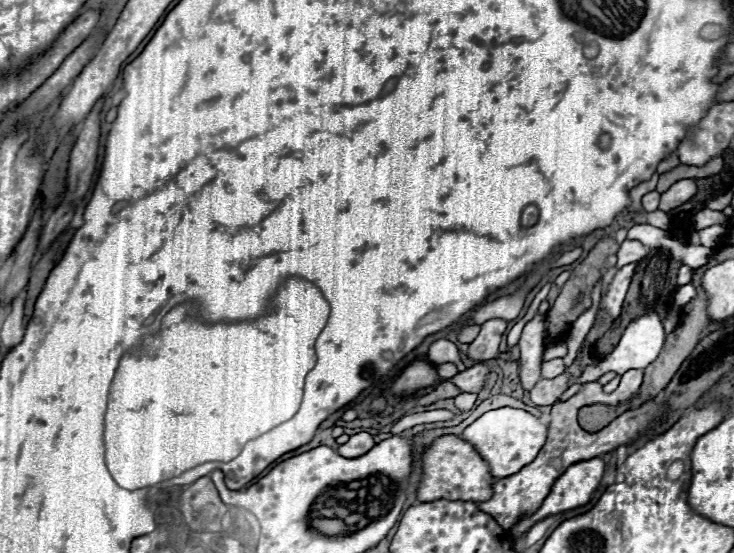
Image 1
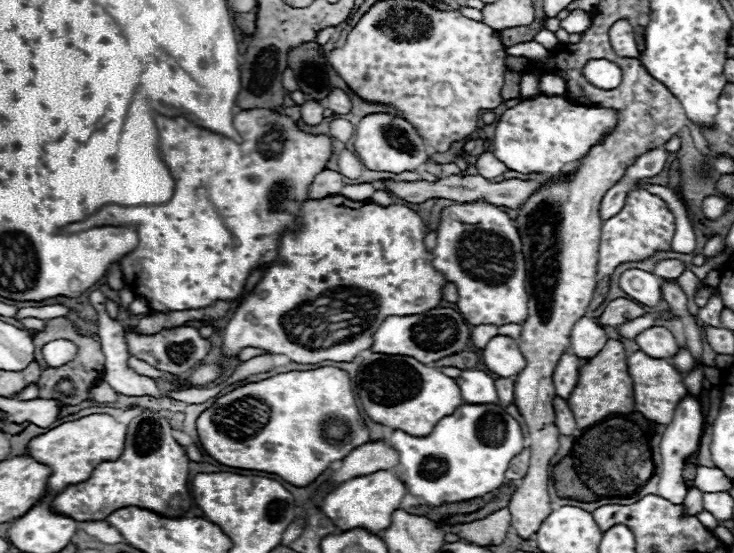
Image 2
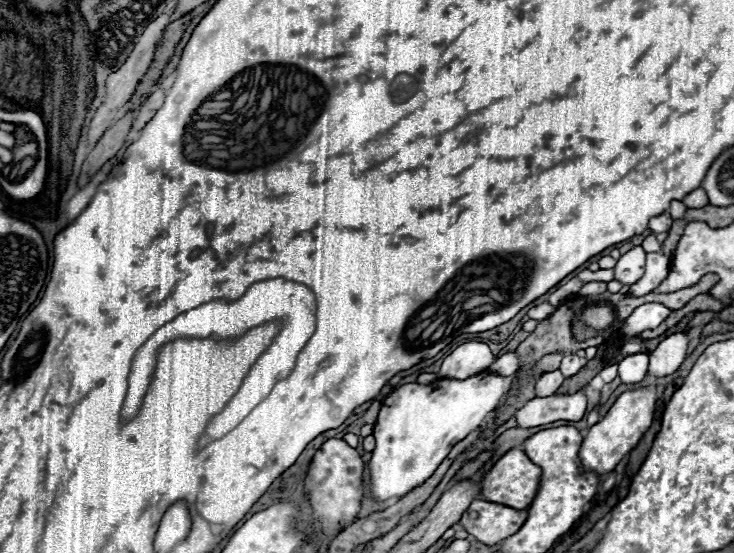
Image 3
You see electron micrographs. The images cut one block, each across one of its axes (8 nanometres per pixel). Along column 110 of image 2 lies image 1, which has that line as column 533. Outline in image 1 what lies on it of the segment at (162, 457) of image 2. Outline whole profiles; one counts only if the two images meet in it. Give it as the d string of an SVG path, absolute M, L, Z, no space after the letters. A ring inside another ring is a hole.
M628 370L626 374L622 374L622 382L620 386L606 394L596 382L586 382L570 400L566 402L556 402L552 404L552 412L550 412L550 424L548 424L548 438L546 438L546 444L542 446L538 458L524 466L520 472L512 474L512 476L506 476L506 478L500 478L498 482L492 484L492 496L490 500L486 500L484 504L478 502L478 508L486 514L490 514L502 528L510 530L518 518L522 516L530 516L534 514L544 498L550 494L550 488L554 484L554 480L558 476L562 476L562 472L580 462L580 460L590 460L594 456L602 456L606 452L612 452L616 450L618 446L626 446L626 444L632 444L636 438L648 434L658 420L664 418L666 414L666 404L654 404L654 400L638 406L638 408L632 408L632 410L626 410L624 414L620 414L618 418L614 418L606 428L602 428L600 432L586 432L578 426L578 420L576 420L576 414L582 406L586 404L598 404L598 402L604 402L604 404L618 404L618 402L626 402L630 400L638 388L642 384L642 370Z

